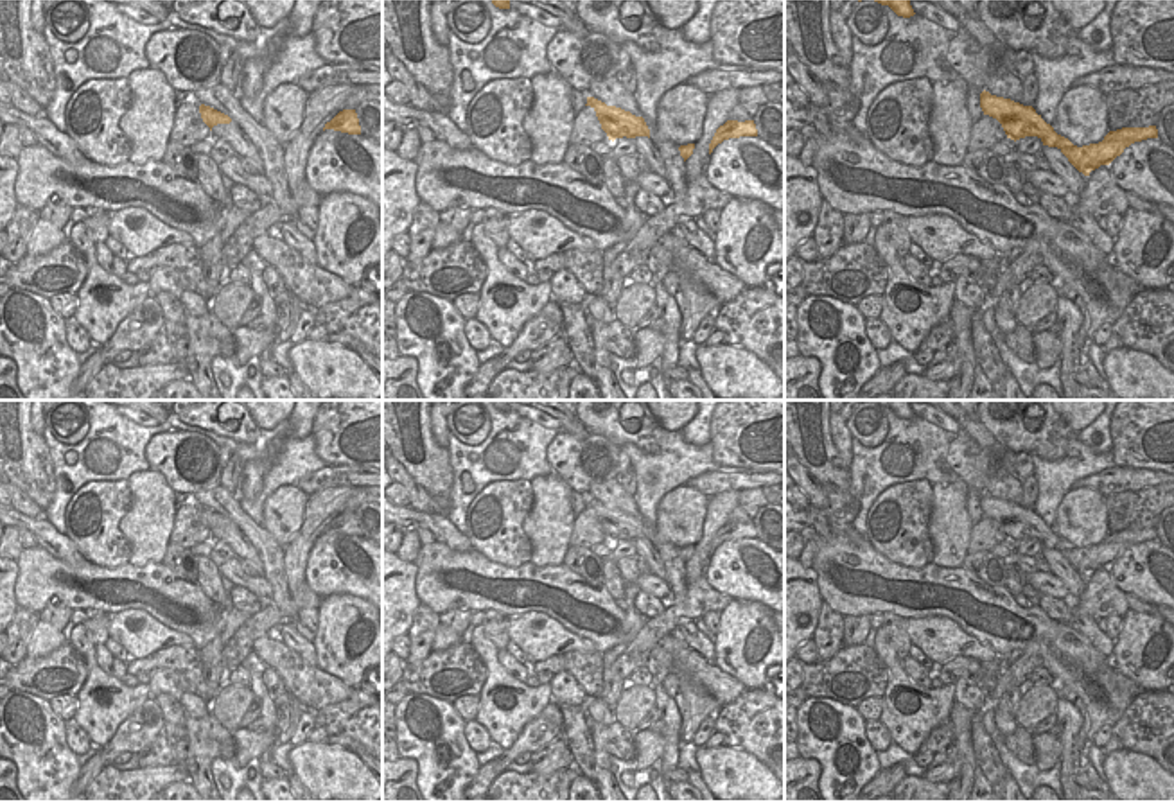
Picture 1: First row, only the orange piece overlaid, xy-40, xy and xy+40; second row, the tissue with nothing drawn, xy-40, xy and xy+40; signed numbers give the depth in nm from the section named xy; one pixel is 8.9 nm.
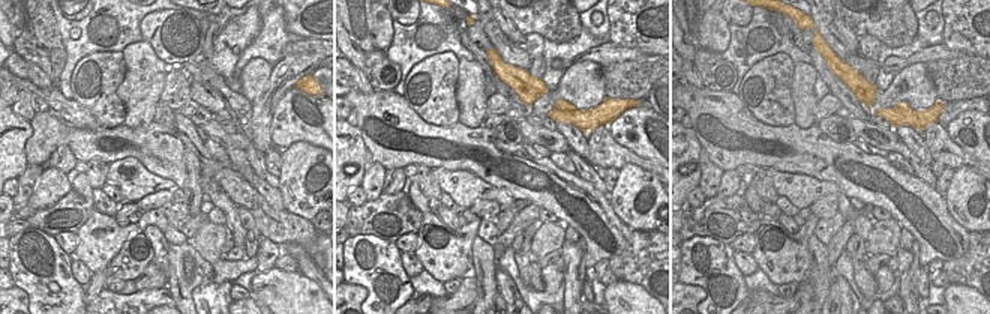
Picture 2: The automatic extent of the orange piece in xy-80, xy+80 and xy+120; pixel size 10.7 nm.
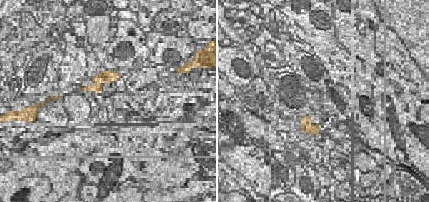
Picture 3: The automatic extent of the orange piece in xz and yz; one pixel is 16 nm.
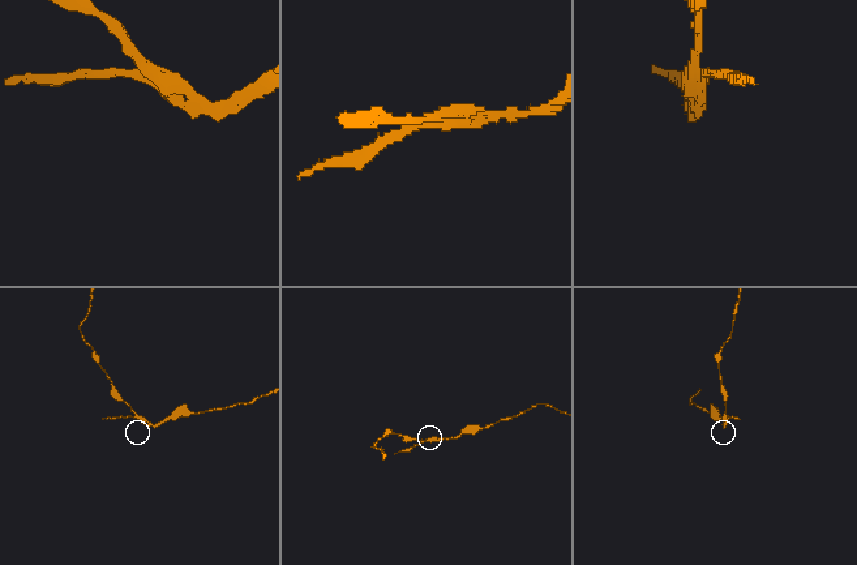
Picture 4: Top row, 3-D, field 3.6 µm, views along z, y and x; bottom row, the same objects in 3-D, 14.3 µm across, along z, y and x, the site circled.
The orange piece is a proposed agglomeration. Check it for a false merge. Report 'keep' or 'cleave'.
cleave

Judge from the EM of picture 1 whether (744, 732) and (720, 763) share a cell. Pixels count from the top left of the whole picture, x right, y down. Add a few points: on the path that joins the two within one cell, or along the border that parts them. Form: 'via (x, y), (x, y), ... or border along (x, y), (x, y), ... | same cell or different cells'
border along (727, 745), (751, 752), (765, 765) | different cells

